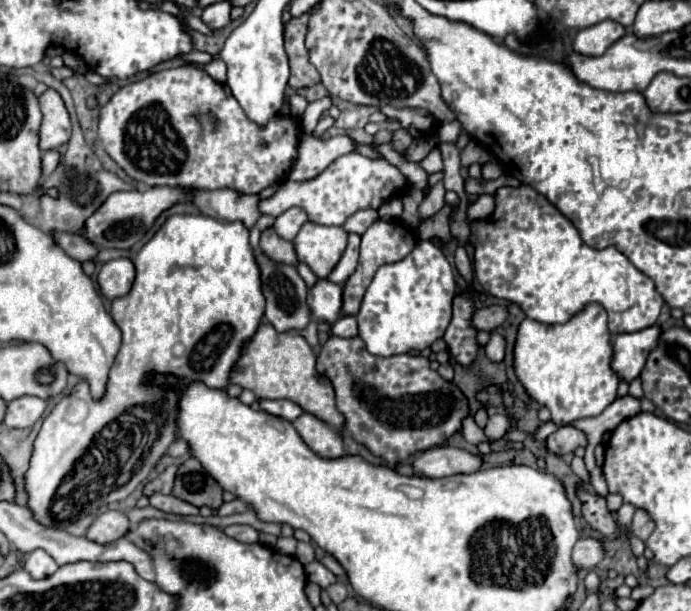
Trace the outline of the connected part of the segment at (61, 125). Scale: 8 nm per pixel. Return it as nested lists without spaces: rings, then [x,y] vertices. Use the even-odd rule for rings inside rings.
[[[47,90],[39,96],[39,106],[43,112],[41,128],[39,128],[39,148],[41,150],[57,150],[71,136],[71,120],[69,112],[55,90]]]

